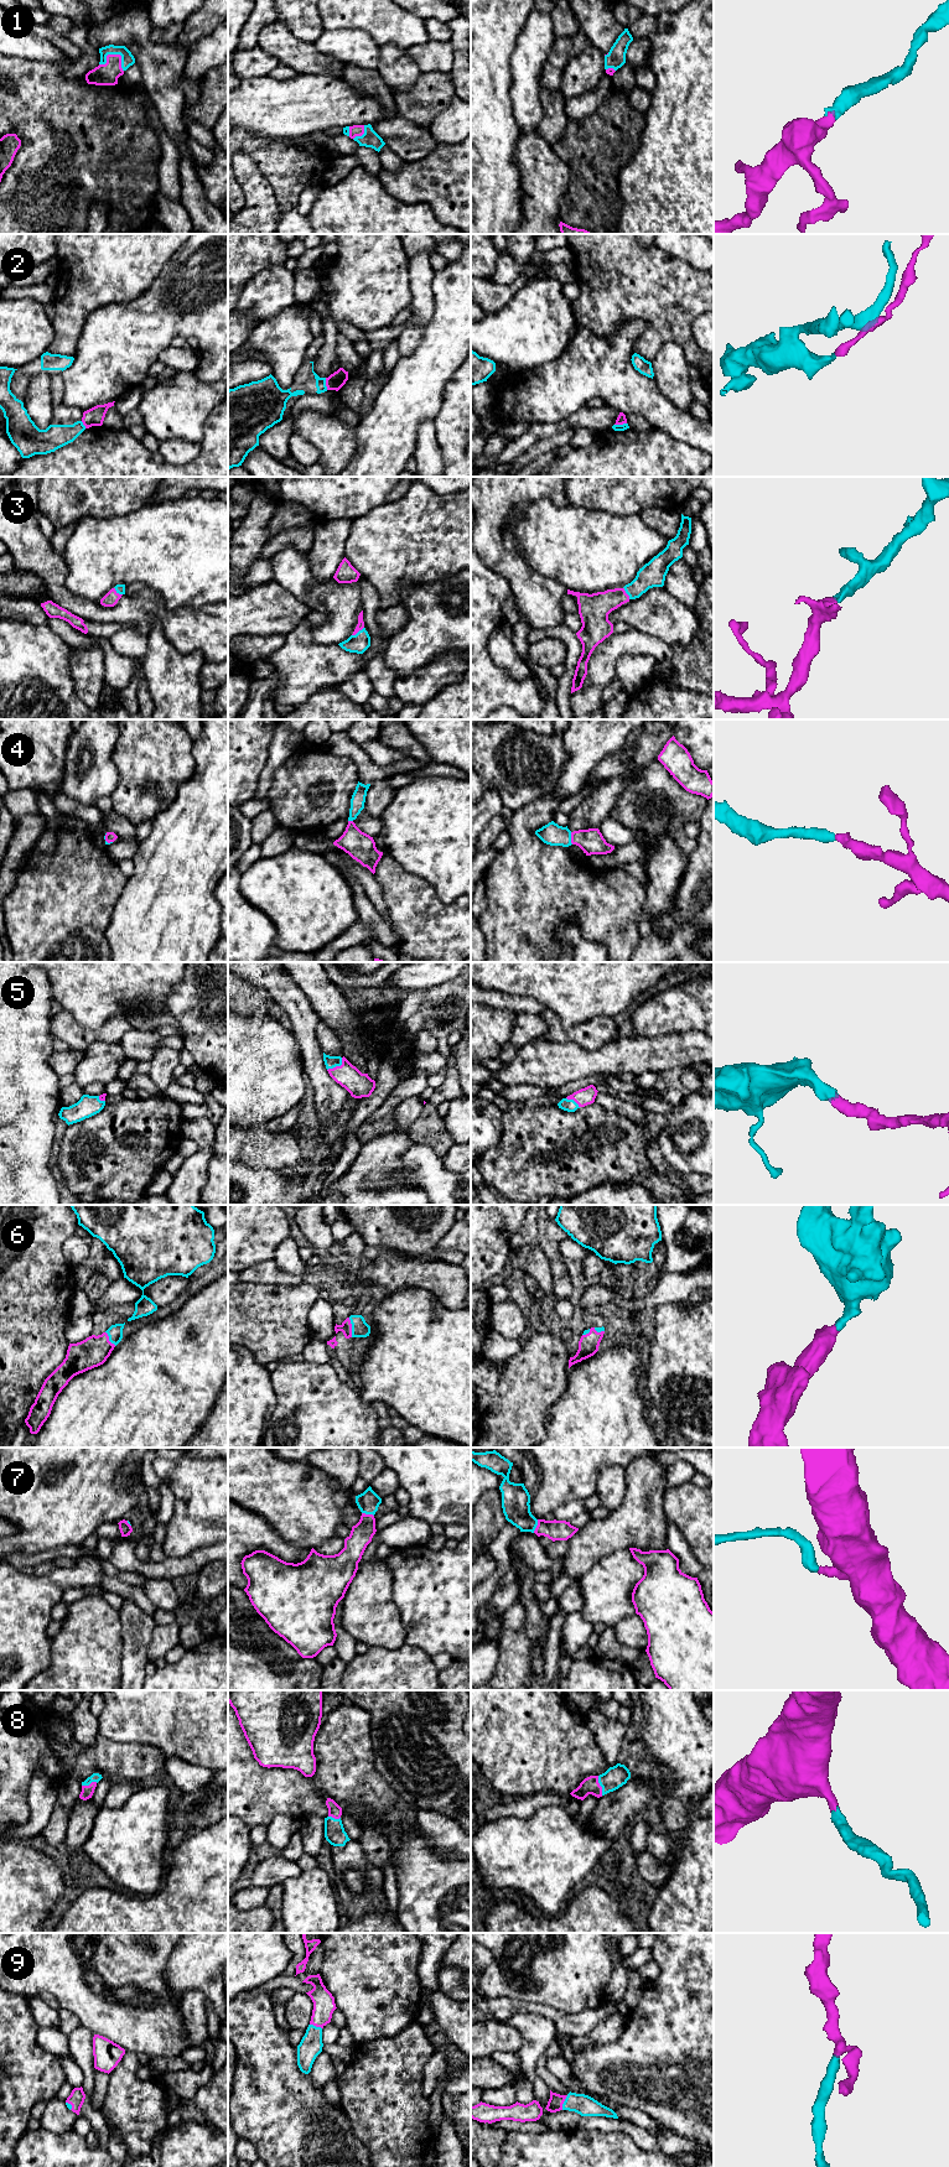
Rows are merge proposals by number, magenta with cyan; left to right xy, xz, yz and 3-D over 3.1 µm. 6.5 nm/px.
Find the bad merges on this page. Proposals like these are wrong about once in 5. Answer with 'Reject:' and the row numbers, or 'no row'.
Reject: 2

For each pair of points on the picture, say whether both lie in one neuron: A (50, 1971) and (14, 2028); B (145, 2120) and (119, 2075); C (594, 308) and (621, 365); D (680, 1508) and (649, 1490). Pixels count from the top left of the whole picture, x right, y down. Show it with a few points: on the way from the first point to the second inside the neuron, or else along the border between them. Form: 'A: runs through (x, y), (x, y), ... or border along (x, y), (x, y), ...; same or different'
A: border along (13, 1993), (27, 1997); different
B: runs through (135, 2109), (129, 2101), (124, 2087); same
C: border along (631, 320), (607, 337), (597, 337), (581, 325); different
D: border along (665, 1490), (663, 1508), (669, 1521); different

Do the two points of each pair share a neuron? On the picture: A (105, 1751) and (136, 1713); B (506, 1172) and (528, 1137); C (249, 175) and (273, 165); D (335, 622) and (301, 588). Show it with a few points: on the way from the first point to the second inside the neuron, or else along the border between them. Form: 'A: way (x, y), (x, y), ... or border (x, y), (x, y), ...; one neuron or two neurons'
A: border (98, 1735), (113, 1741), (135, 1741), (141, 1744); two neurons
B: way (514, 1163), (528, 1149), (528, 1146); one neuron
C: border (240, 152), (257, 165), (274, 195); two neurons
D: way (333, 611), (317, 594), (312, 593); one neuron

